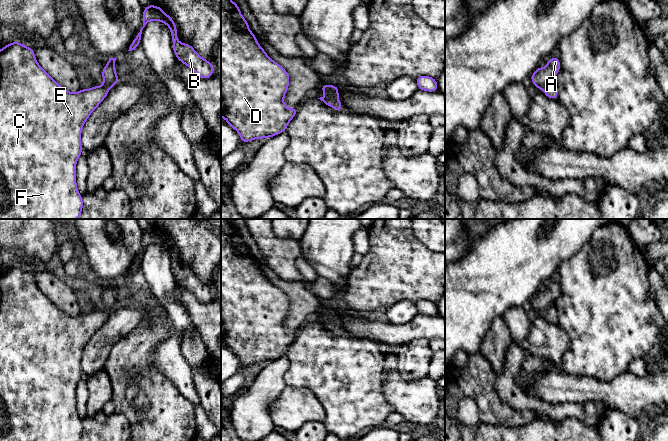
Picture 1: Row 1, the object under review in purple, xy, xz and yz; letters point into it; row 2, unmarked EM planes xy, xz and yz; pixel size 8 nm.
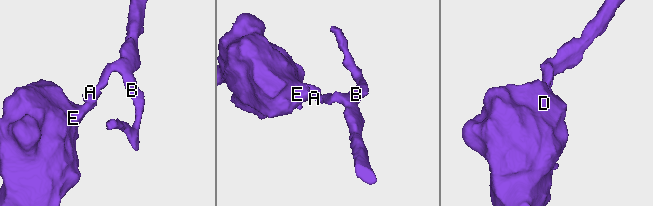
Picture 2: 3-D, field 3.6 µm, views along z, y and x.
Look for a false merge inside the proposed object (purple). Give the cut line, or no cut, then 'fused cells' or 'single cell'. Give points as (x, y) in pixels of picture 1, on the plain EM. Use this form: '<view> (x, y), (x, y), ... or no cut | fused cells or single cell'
xz (326, 318), (337, 322) | fused cells

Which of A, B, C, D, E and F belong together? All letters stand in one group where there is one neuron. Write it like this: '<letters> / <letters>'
A B / C D E F

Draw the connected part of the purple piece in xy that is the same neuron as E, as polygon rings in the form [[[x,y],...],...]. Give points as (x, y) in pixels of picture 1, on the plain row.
[[[10,266],[0,273],[0,441],[80,441],[83,424],[76,407],[76,388],[82,379],[80,361],[91,337],[108,319],[111,310],[93,310],[71,317],[59,309],[37,286],[33,272],[19,266]]]

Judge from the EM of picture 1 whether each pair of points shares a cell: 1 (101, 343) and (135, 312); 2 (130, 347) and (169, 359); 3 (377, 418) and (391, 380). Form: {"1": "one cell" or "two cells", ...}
{"1": "one cell", "2": "two cells", "3": "two cells"}

